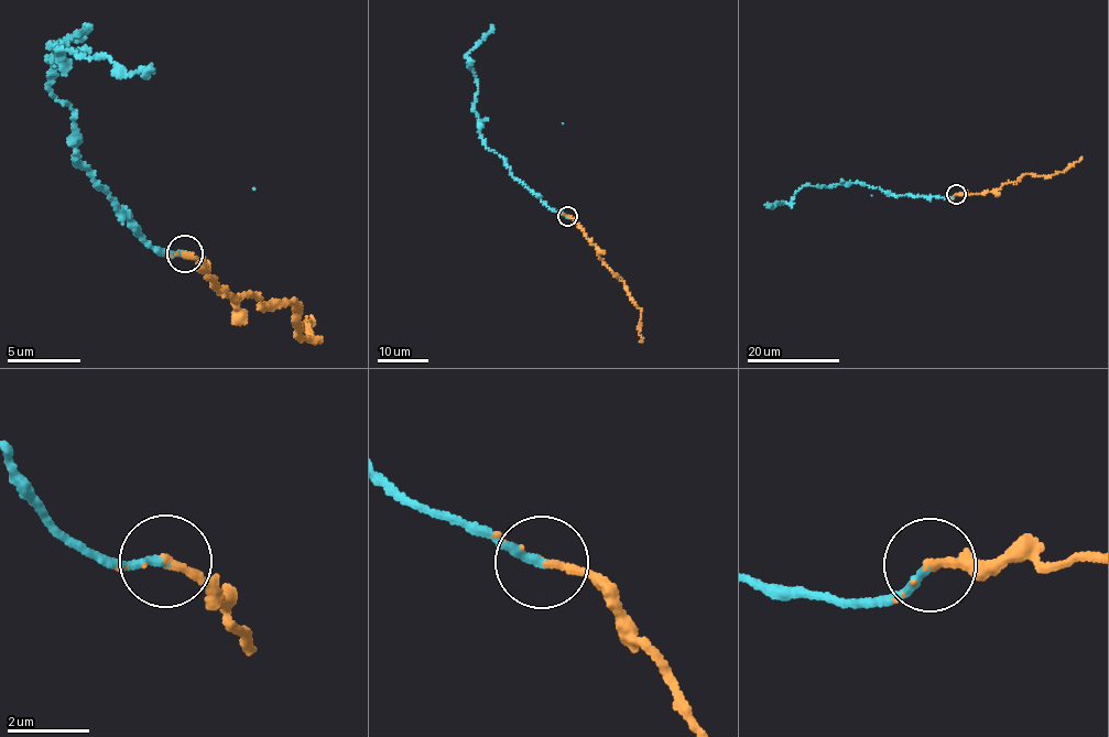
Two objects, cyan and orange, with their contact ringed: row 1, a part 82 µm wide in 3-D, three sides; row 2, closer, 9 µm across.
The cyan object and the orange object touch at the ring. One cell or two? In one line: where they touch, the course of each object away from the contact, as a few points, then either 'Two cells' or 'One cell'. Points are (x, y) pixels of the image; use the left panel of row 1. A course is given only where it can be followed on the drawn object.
Place: (184, 253). Course of cyan: (185, 252), (148, 247), (115, 209), (50, 85), (52, 47), (89, 26), (62, 58), (153, 71). Course of orange: (185, 252), (231, 303), (291, 301), (296, 332), (312, 342), (306, 316). One cell

